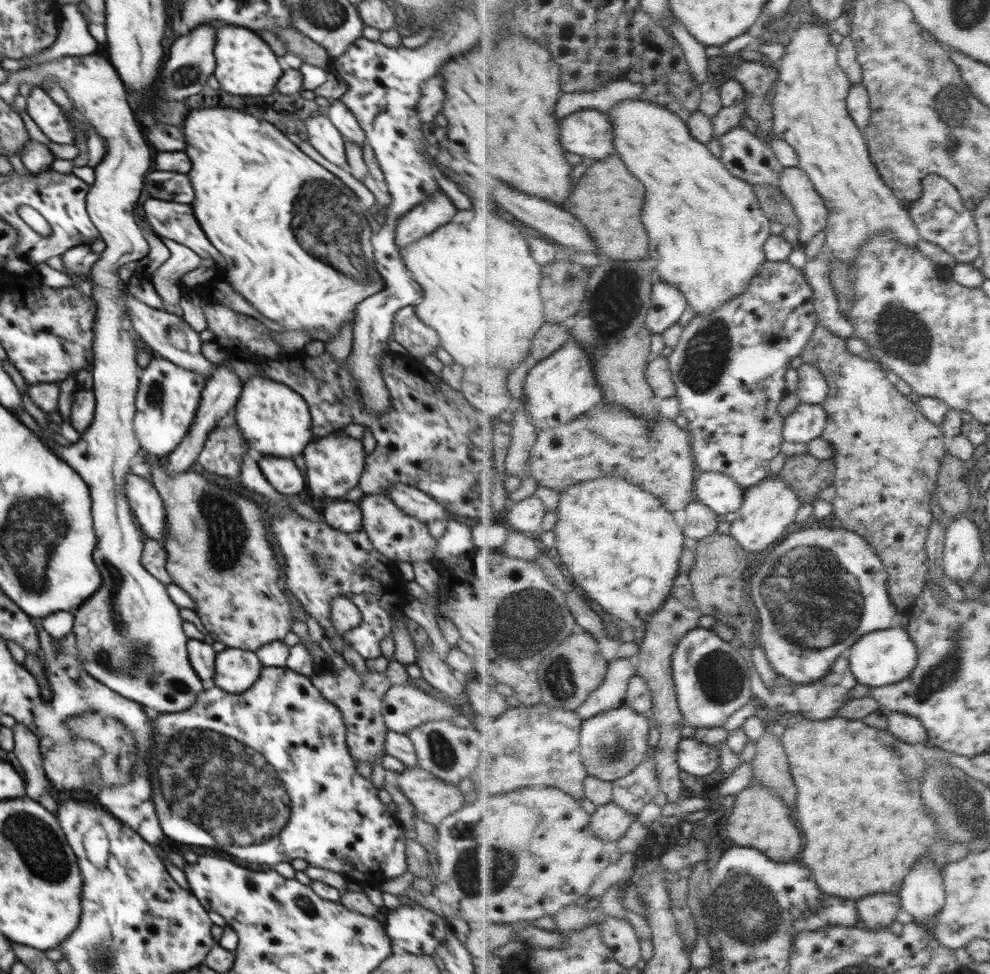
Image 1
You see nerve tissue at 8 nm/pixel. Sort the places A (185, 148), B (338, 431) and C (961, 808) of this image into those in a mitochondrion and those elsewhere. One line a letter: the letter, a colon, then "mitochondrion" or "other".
A: other
B: other
C: mitochondrion

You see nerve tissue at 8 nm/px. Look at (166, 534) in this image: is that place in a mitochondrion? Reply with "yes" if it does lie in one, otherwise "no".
no

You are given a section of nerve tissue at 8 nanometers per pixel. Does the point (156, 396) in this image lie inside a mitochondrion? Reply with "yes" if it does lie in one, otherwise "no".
yes

